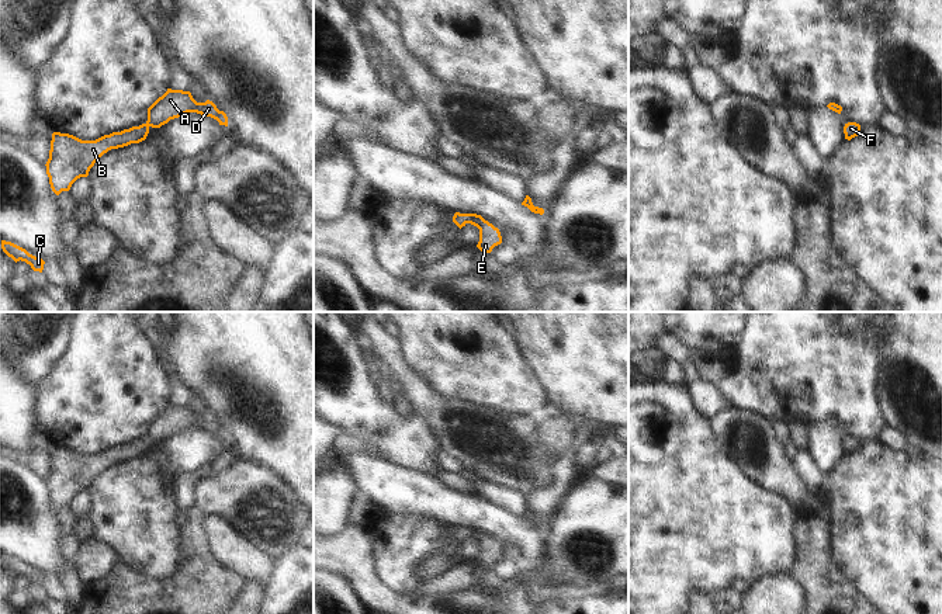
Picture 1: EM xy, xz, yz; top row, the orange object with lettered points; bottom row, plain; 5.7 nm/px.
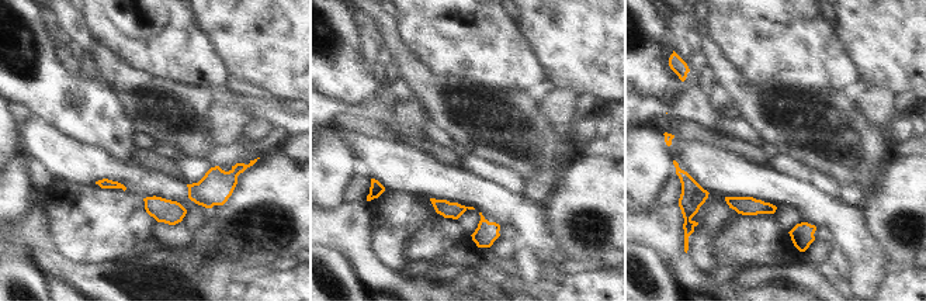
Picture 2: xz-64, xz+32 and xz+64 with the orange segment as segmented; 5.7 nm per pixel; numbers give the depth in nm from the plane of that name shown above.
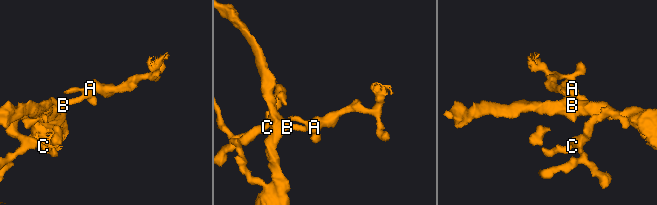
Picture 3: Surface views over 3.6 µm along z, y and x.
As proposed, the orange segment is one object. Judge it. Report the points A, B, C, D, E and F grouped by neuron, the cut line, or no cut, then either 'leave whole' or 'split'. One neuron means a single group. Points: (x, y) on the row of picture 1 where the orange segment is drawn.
A B C D E F | no cut | leave whole

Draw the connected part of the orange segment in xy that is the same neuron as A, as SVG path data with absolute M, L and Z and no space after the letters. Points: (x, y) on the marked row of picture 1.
M167 89L148 108L148 121L139 126L112 132L96 141L82 141L69 133L53 132L49 159L45 164L52 191L56 195L69 191L77 178L89 176L90 169L104 153L131 143L139 143L146 139L150 126L160 128L170 119L187 112L211 117L219 125L228 126L226 114L219 111L212 101L197 103L190 91Z

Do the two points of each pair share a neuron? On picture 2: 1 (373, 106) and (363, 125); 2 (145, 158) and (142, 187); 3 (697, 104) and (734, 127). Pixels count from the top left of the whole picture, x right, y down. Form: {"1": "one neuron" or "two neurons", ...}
{"1": "two neurons", "2": "two neurons", "3": "one neuron"}

